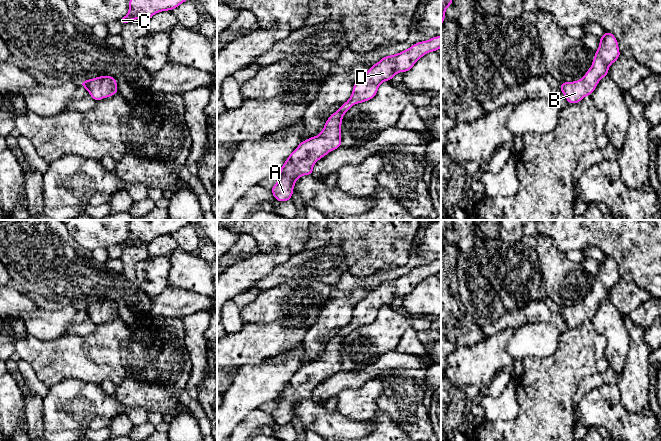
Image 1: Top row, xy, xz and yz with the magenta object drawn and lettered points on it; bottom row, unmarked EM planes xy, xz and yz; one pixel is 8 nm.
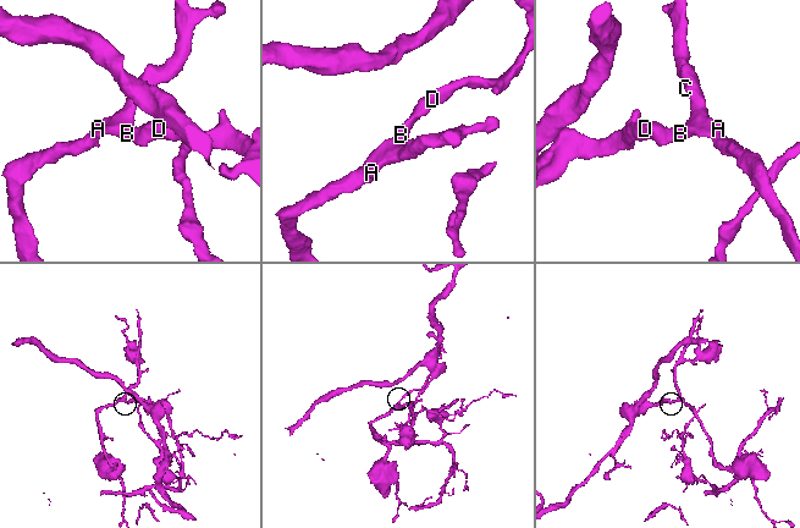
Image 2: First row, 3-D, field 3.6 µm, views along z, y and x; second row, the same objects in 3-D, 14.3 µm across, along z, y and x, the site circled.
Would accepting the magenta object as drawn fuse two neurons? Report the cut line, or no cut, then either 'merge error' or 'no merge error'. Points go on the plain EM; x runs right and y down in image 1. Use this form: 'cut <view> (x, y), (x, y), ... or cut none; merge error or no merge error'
cut none; no merge error

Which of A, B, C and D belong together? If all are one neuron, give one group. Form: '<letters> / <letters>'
A B C D

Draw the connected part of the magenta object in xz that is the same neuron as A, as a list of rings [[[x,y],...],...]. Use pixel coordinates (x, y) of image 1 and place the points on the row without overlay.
[[[441,260],[413,268],[409,273],[383,281],[371,290],[353,310],[351,321],[332,338],[318,360],[301,365],[279,394],[280,401],[271,416],[279,426],[290,424],[296,404],[303,399],[313,399],[313,389],[326,378],[342,370],[341,347],[343,339],[354,329],[371,324],[383,305],[391,305],[398,296],[407,296],[426,277],[441,271]]]

